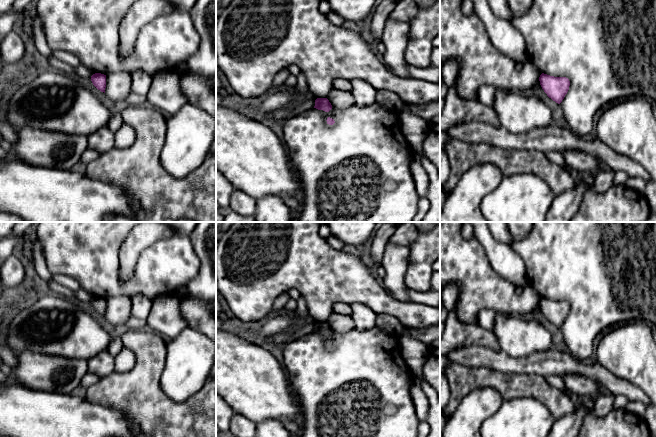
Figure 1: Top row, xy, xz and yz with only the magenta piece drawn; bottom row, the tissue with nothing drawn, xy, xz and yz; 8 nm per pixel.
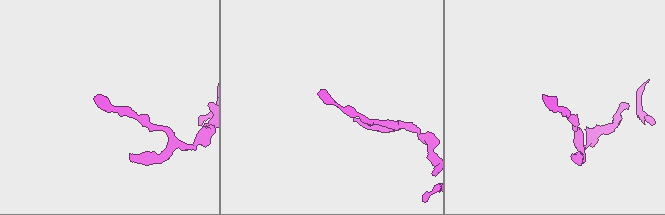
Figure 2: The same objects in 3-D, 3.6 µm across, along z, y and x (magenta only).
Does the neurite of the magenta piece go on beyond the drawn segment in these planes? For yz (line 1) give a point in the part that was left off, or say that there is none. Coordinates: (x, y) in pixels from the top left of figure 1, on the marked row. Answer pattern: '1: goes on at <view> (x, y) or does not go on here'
1: does not go on here

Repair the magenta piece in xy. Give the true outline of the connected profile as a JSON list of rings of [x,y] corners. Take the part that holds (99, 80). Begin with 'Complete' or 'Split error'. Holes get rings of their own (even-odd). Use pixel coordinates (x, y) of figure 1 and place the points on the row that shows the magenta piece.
Complete. [[[95,73],[91,76],[91,81],[93,85],[100,90],[101,92],[105,93],[106,88],[106,75],[101,73]]]

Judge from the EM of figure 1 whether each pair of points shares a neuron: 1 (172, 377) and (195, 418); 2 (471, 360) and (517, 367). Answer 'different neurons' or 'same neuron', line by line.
1: different neurons
2: same neuron

